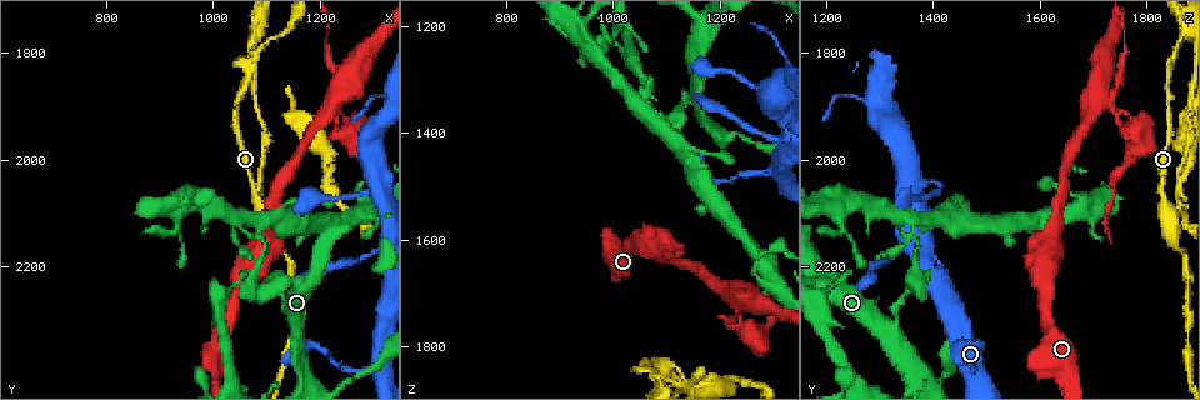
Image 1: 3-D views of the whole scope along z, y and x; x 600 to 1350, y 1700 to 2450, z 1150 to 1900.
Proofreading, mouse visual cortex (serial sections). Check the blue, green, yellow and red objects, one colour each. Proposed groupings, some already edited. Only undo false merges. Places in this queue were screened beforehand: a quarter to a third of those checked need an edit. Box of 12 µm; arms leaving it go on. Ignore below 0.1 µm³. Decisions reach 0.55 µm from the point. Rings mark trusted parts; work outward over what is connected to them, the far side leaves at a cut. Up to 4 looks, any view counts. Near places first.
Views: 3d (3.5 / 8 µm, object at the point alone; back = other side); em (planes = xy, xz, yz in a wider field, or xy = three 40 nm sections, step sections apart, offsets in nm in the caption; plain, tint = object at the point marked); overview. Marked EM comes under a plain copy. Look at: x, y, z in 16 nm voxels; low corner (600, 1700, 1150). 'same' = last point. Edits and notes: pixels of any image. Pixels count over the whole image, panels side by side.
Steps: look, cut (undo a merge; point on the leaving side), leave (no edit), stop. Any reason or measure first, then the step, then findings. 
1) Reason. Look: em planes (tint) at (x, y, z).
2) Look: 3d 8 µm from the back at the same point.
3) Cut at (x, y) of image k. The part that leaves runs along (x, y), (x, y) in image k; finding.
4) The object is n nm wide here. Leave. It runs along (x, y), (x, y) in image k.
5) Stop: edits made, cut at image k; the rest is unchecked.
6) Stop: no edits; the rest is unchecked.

Side arm on a straight run. Look: 3d 8 µm at (1160, 2310, 1295).

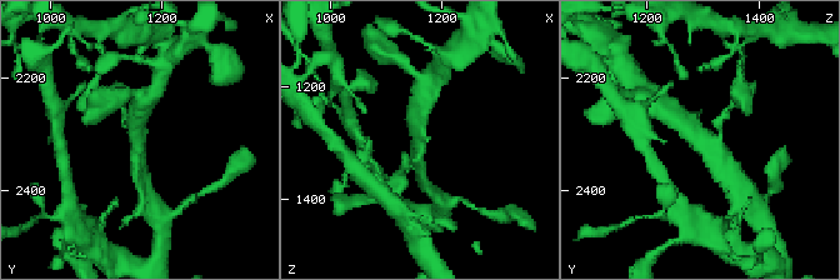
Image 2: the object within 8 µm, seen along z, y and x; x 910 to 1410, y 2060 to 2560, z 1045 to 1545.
Now the EM. Look: em xy step 5 (tint) at (1160, 2315, 1295).

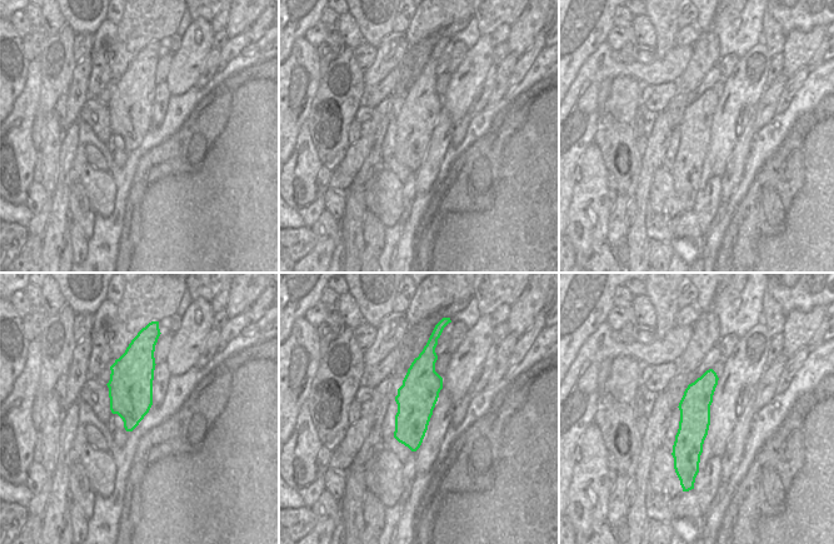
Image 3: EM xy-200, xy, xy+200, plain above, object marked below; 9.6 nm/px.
Leave. It runs along (675, 118), (699, 138), (724, 171) in image 2; all the same cell.

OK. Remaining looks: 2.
Narrows sharply. Look: 3d 3.5 µm at (1215, 2375, 1490).

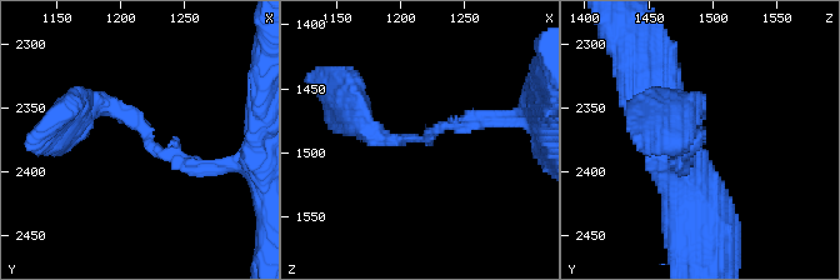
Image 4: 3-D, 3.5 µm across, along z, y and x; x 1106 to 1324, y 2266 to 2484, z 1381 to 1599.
Look: em xy step 5 (tint) at (1220, 2370, 1494).

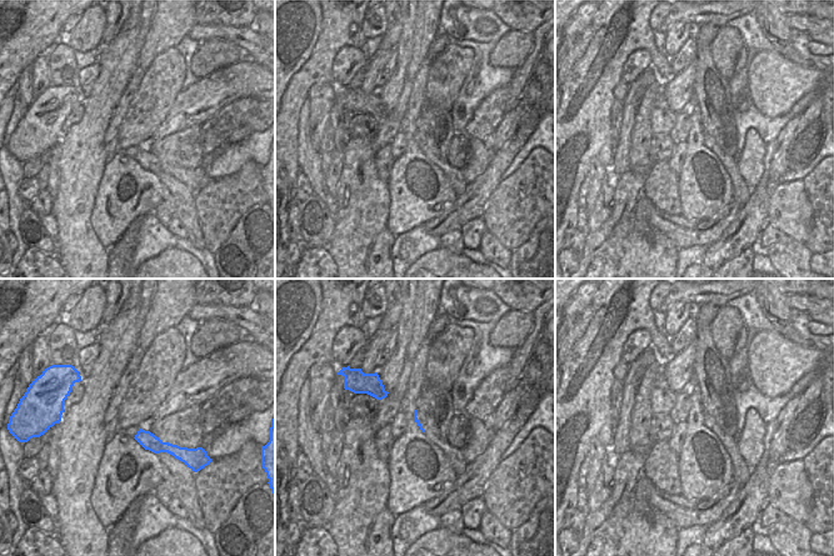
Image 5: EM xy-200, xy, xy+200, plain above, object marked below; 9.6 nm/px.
The arms are 200, 250 nm wide. Leave. Continuous, no second cell.

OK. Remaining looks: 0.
Stop: no edits; the rest is unchecked.

